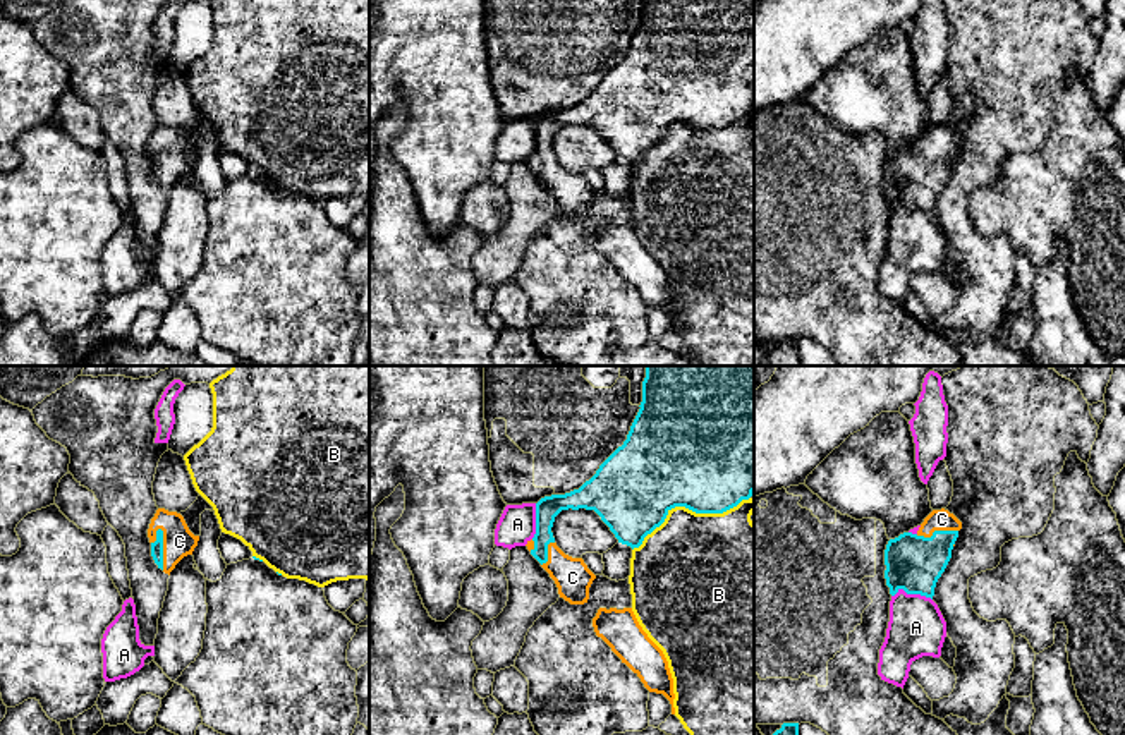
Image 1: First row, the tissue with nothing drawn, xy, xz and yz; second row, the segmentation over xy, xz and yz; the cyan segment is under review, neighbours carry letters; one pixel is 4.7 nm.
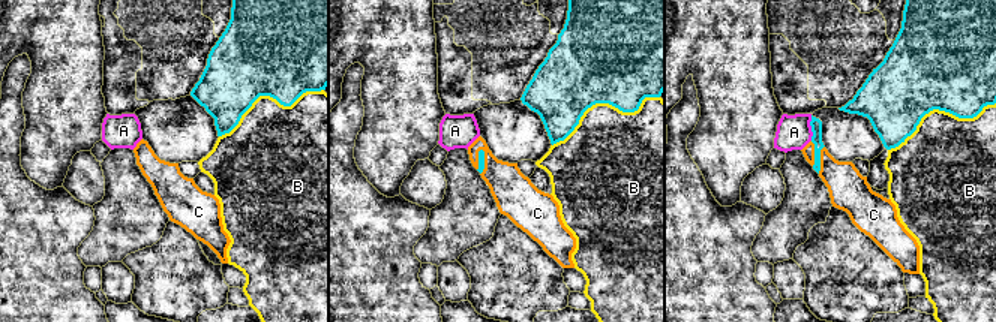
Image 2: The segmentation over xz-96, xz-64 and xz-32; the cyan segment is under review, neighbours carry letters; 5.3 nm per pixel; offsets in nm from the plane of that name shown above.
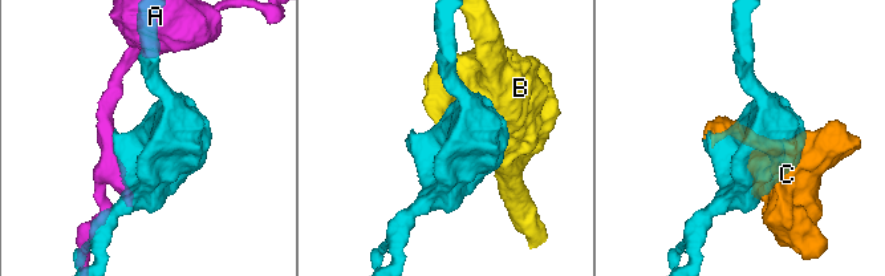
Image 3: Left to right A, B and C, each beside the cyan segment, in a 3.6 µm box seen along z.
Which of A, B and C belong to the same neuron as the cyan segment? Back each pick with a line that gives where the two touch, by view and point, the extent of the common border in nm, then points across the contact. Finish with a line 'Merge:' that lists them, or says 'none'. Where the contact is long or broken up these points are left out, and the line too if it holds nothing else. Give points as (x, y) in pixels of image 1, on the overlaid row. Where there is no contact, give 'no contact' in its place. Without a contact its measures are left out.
C: xy (162, 548) | 200 nm | across xy (157, 548), (162, 548), (179, 541)
Merge: C

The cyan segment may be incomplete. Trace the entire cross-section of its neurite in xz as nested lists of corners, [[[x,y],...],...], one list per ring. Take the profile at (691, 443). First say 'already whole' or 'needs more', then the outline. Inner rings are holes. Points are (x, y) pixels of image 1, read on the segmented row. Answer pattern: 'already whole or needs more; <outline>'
needs more; [[[646,366],[639,407],[623,445],[589,481],[536,503],[536,534],[526,546],[570,604],[587,603],[596,575],[556,546],[551,527],[562,510],[594,510],[634,550],[675,507],[723,513],[754,493],[754,366]]]

